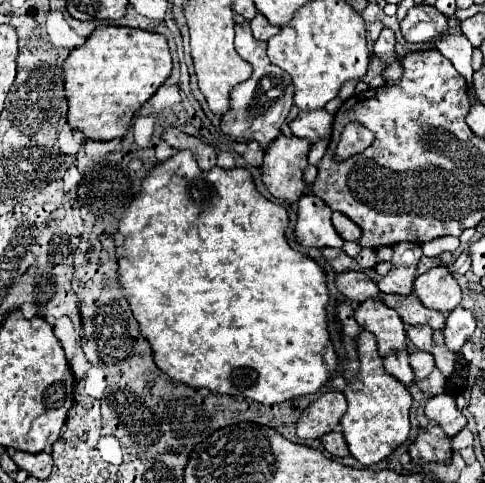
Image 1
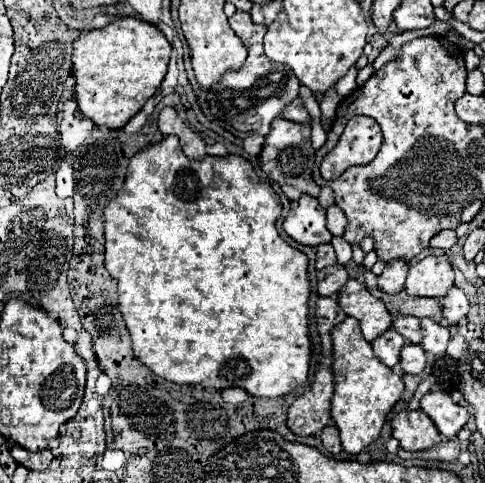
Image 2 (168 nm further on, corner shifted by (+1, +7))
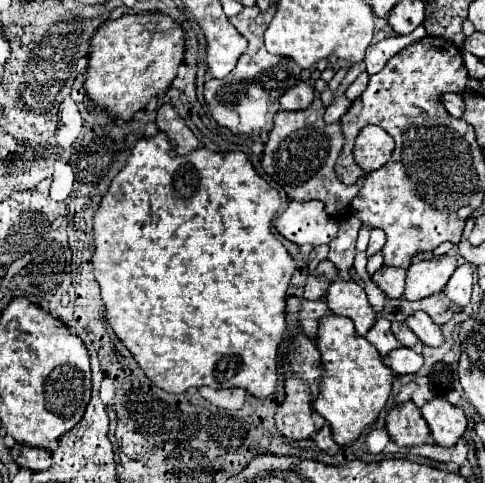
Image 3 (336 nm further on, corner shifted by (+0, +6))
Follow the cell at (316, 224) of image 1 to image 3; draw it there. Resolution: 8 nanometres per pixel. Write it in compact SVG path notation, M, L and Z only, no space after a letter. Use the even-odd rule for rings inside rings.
M291 200L287 210L275 220L275 228L293 244L321 246L337 236L337 220L329 218L321 200Z

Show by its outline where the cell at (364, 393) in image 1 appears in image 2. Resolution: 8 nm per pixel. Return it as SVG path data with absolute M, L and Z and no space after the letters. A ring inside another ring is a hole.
M346 317L340 325L332 329L334 343L334 397L332 397L332 421L336 423L342 439L344 451L356 455L370 447L382 433L388 413L404 395L404 383L400 375L380 363L370 343L362 337L360 323L352 317Z

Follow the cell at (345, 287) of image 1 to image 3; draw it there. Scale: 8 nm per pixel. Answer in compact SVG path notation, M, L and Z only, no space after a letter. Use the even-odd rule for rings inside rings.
M329 260L319 262L319 266L307 278L303 298L307 298L307 300L321 300L323 294L325 294L325 290L327 290L327 286L329 286L329 282L335 276L337 276L337 268Z

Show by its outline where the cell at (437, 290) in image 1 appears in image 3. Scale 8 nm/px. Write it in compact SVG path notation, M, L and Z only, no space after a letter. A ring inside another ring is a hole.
M441 256L423 262L415 262L407 268L407 284L405 284L405 298L407 300L421 300L425 296L437 294L445 288L447 280L457 268L455 256Z

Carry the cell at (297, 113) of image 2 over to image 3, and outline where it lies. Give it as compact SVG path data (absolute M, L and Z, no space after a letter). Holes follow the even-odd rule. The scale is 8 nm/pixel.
M297 82L293 88L289 88L283 96L281 96L281 110L305 110L315 98L314 89L307 82Z

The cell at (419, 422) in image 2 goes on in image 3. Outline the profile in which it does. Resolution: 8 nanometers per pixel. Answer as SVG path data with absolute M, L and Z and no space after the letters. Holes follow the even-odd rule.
M413 402L393 406L385 422L391 440L399 446L419 446L429 442L429 426Z

